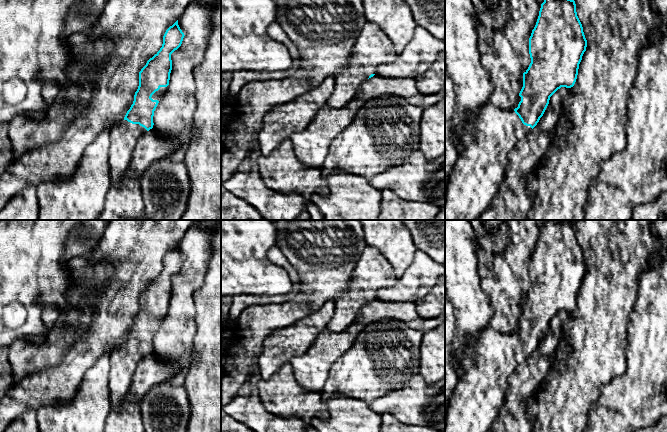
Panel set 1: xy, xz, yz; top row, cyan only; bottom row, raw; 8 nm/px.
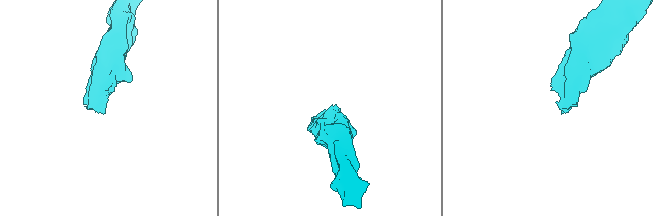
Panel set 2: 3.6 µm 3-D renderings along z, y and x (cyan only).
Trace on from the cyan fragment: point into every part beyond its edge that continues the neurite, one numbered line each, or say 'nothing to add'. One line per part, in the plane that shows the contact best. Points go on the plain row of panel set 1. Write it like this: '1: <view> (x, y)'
1: xy (157, 319)

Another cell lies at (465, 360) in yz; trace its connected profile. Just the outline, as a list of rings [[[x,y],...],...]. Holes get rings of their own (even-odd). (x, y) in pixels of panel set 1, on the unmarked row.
[[[480,336],[476,337],[464,350],[456,354],[456,373],[459,378],[474,366],[475,347],[479,342],[479,338]]]

